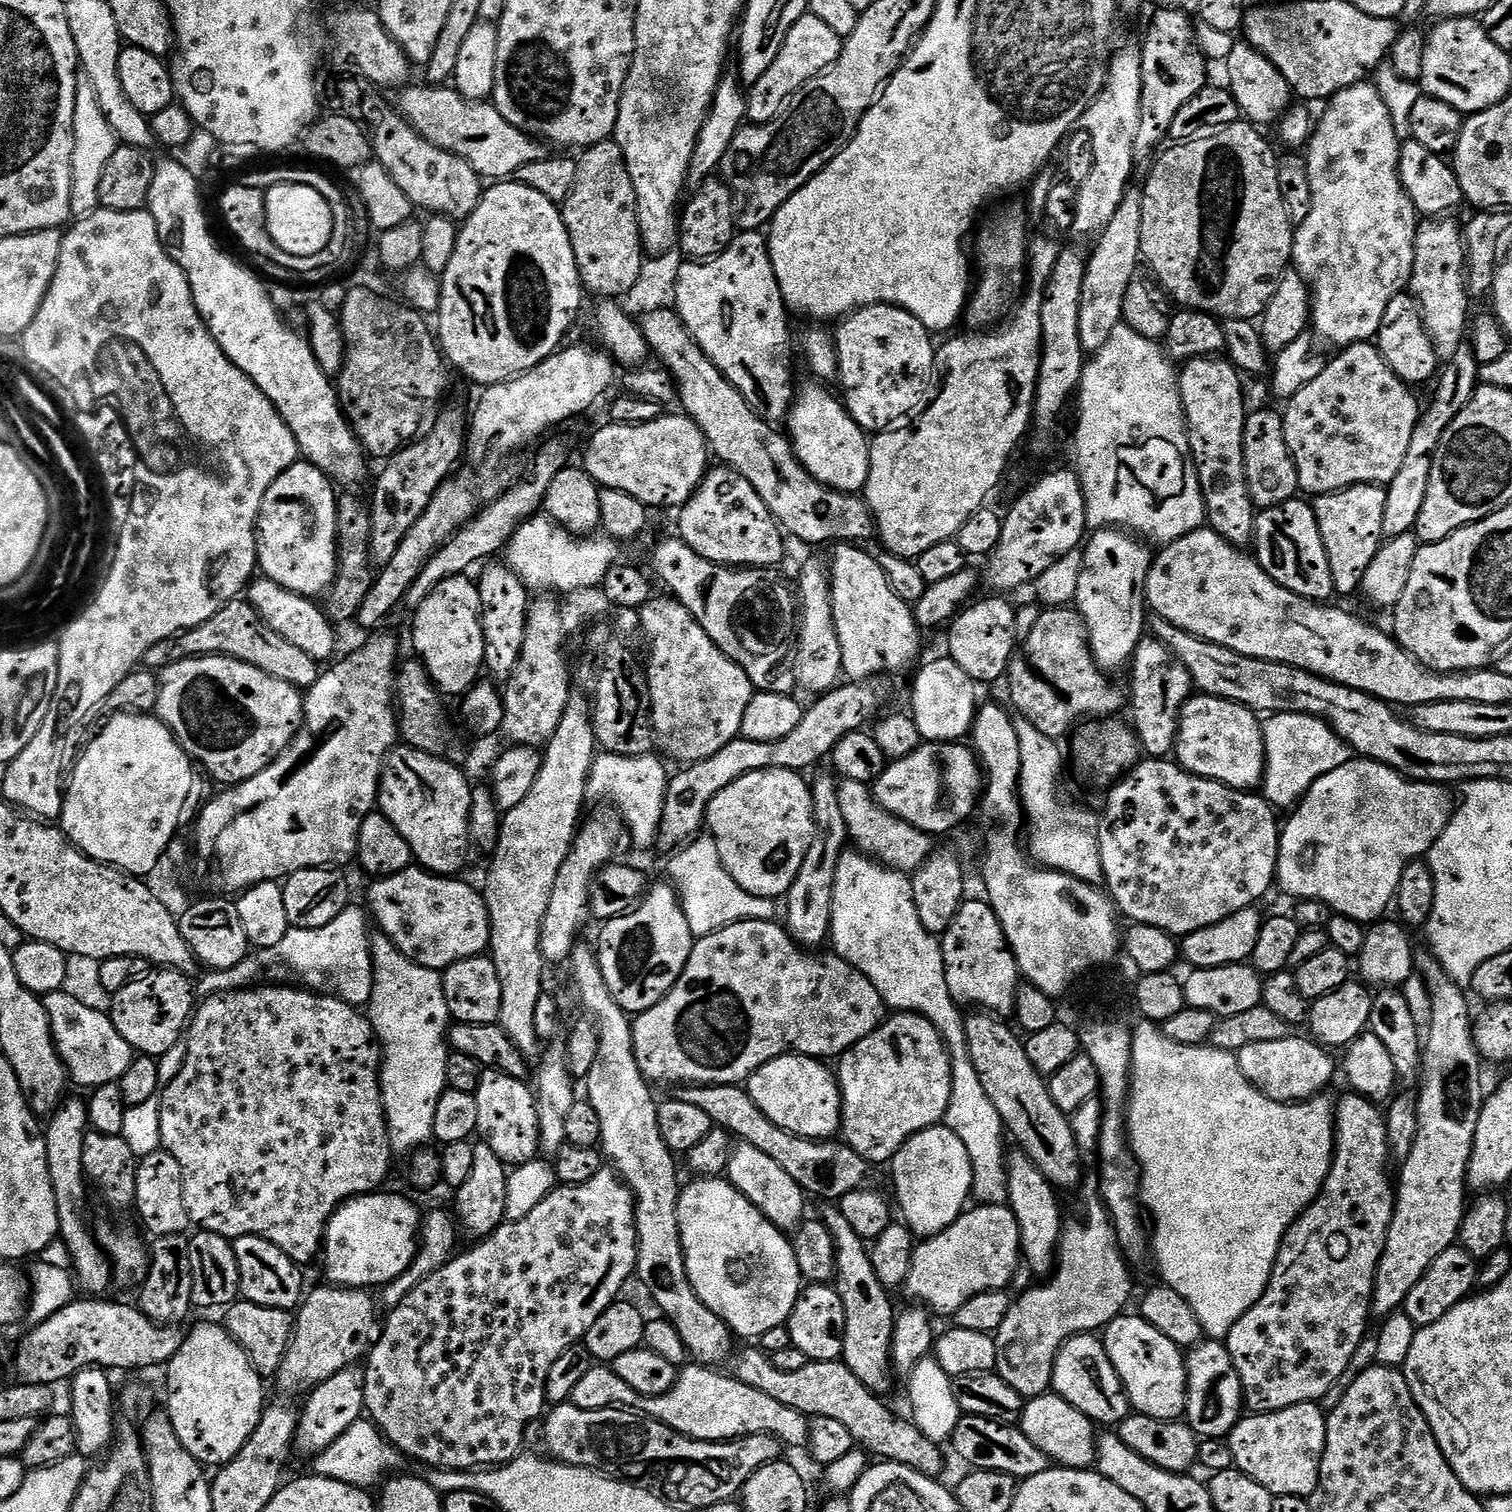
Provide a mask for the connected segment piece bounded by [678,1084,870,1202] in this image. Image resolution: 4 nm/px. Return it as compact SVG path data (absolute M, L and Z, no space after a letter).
M706 1084L703 1086L684 1086L679 1089L678 1098L682 1102L690 1102L690 1106L698 1106L706 1114L710 1114L713 1125L718 1128L725 1128L737 1141L754 1146L754 1150L762 1150L809 1197L821 1196L824 1202L838 1202L846 1194L865 1187L869 1183L868 1161L862 1159L856 1151L846 1142L830 1140L807 1140L801 1136L790 1134L782 1130L782 1126L774 1126L762 1110L750 1098L747 1087L738 1084Z

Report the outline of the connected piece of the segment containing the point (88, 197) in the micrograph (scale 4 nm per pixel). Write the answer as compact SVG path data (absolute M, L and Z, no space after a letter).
M83 74L76 77L76 97L74 98L74 154L72 155L72 193L70 206L73 217L88 216L100 208L98 202L98 185L102 182L102 170L106 162L114 155L118 141L110 122L102 115L102 106L98 103L98 94L90 78Z

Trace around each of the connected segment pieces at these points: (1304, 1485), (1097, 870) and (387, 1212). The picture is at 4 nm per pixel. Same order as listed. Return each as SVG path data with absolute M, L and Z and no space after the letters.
M1319 1403L1295 1404L1277 1412L1257 1412L1245 1415L1234 1426L1232 1433L1226 1437L1232 1451L1232 1462L1242 1474L1254 1478L1254 1482L1266 1486L1273 1497L1302 1496L1310 1498L1320 1485L1320 1463L1326 1450L1326 1419L1325 1409L1320 1409Z
M1020 718L1016 720L1016 733L1020 743L1020 804L1026 817L1026 851L1035 863L1054 872L1065 872L1087 884L1104 884L1104 871L1100 857L1100 822L1097 813L1087 812L1076 804L1064 800L1060 793L1060 775L1064 772L1066 752L1057 741L1038 730L1036 724Z
M384 1191L353 1196L328 1219L322 1261L329 1285L376 1290L394 1282L394 1278L401 1276L414 1262L420 1243L422 1212L406 1197Z

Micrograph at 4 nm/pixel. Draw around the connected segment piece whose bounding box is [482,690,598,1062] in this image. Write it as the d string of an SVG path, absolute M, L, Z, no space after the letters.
M580 690L573 691L566 714L562 714L562 722L558 722L558 730L548 739L542 755L542 770L538 770L530 794L514 810L503 813L500 841L491 853L492 865L482 887L490 914L488 946L502 982L502 1014L498 1023L530 1062L539 1061L542 1055L542 1042L534 1024L538 998L546 992L546 965L540 945L542 918L546 918L558 870L562 870L562 862L566 862L582 823L580 811L584 800L589 799L588 779L598 755L592 705Z

